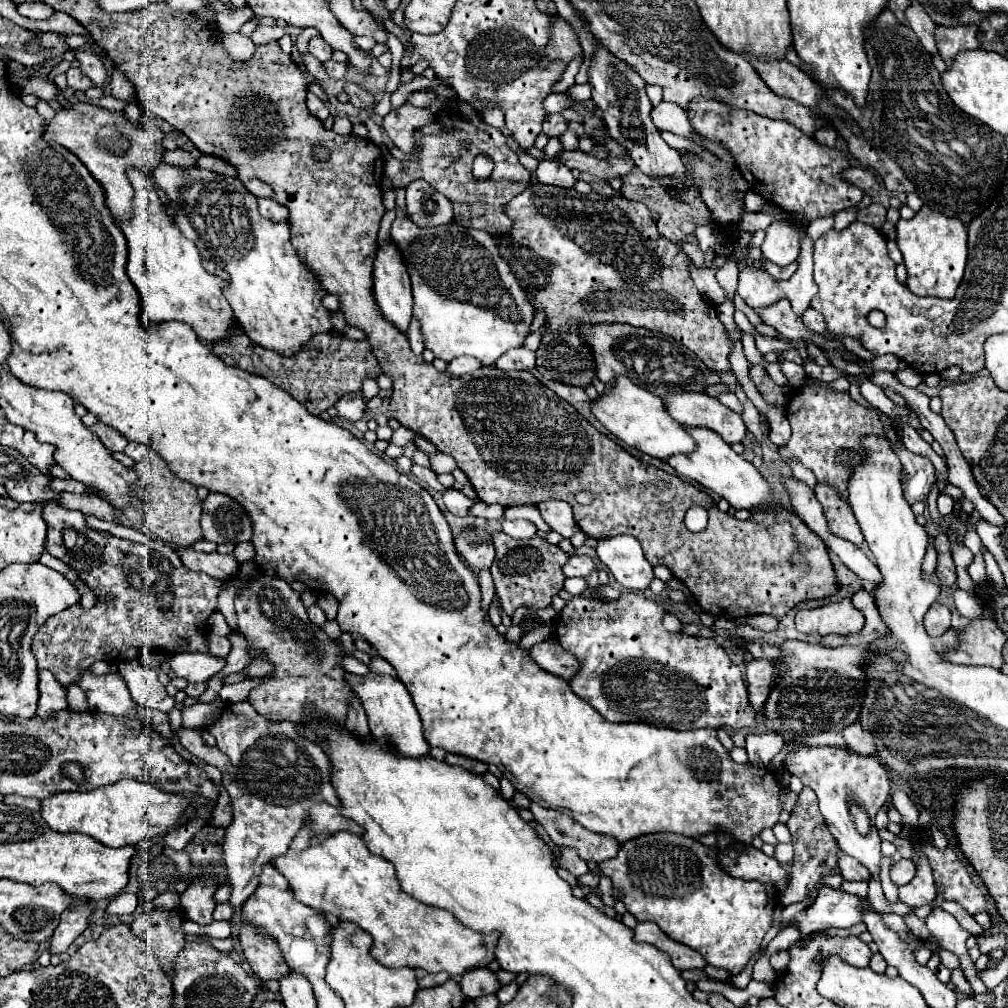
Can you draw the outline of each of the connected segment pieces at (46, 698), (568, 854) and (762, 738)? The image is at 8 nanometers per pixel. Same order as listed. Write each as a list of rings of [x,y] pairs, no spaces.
[[[39,671],[39,709],[37,715],[41,719],[49,719],[57,715],[57,711],[63,711],[69,707],[67,703],[67,687],[57,683],[53,673]]]
[[[561,847],[561,859],[557,861],[559,867],[565,867],[567,871],[571,871],[575,877],[581,877],[583,873],[587,873],[587,863],[577,855],[575,849],[571,847]]]
[[[749,733],[747,735],[747,753],[749,763],[757,763],[759,767],[765,767],[785,745],[785,741],[777,733]]]

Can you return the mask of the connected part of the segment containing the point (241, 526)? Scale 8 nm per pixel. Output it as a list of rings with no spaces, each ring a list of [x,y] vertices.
[[[209,493],[203,501],[201,529],[207,541],[213,543],[243,543],[251,541],[251,521],[245,509],[231,497]]]

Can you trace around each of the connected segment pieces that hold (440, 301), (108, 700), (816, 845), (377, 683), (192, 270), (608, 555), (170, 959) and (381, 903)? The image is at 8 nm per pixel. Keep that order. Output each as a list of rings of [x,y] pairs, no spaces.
[[[397,217],[393,221],[391,239],[403,251],[413,283],[413,315],[421,323],[425,347],[431,349],[435,357],[451,361],[455,357],[469,355],[479,359],[483,365],[493,365],[509,349],[523,347],[535,317],[535,307],[509,265],[501,259],[493,235],[479,229],[467,229],[459,223],[421,229],[411,219]]]
[[[85,669],[81,675],[77,675],[75,685],[79,685],[85,691],[89,707],[93,711],[123,715],[129,719],[141,719],[137,715],[139,705],[131,701],[129,689],[125,687],[125,681],[121,679],[119,671],[95,675],[89,669]]]
[[[803,787],[803,791],[799,793],[797,805],[787,821],[787,829],[793,837],[795,853],[793,853],[793,861],[791,861],[789,887],[781,893],[783,905],[791,905],[791,903],[803,901],[807,897],[815,897],[817,885],[821,883],[821,879],[825,875],[833,873],[833,869],[837,867],[837,841],[825,827],[825,819],[817,807],[817,797],[809,787]]]
[[[367,673],[367,675],[345,675],[353,683],[353,691],[357,691],[357,697],[361,699],[367,719],[369,719],[369,729],[373,737],[391,737],[393,747],[397,749],[399,755],[409,755],[409,757],[421,757],[429,753],[429,745],[423,737],[423,727],[419,713],[411,701],[409,691],[405,685],[393,677],[393,675],[379,675],[379,673]]]
[[[131,169],[127,173],[135,187],[135,215],[129,219],[129,223],[121,223],[119,227],[129,247],[127,277],[141,297],[142,327],[147,329],[149,323],[181,321],[191,325],[197,337],[205,343],[213,345],[221,339],[229,339],[227,333],[235,323],[235,315],[221,293],[227,283],[203,269],[195,243],[183,237],[183,233],[163,213],[161,201],[155,189],[149,185],[145,173],[139,169]]]
[[[631,535],[601,539],[597,555],[613,577],[629,591],[643,591],[653,579],[653,567],[645,559],[639,541]]]
[[[153,909],[131,923],[131,931],[141,937],[149,945],[149,949],[153,949],[153,955],[157,957],[161,969],[169,979],[173,979],[175,975],[175,959],[185,947],[183,921],[185,915],[179,909]]]
[[[339,831],[331,837],[325,837],[319,845],[307,847],[305,851],[287,851],[285,855],[275,859],[275,869],[287,879],[293,895],[307,907],[317,911],[327,911],[335,915],[339,921],[353,921],[365,933],[373,937],[371,955],[381,965],[387,967],[411,967],[411,969],[425,969],[429,973],[447,971],[451,977],[459,977],[471,969],[487,967],[495,959],[495,947],[499,941],[499,933],[481,935],[467,927],[461,927],[457,919],[443,909],[435,909],[429,905],[411,899],[407,893],[399,891],[399,883],[395,879],[395,869],[383,857],[373,855],[359,835]]]

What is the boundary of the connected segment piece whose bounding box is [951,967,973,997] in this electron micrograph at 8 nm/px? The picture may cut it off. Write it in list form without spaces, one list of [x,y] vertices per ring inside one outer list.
[[[959,967],[951,971],[951,981],[953,981],[953,985],[957,987],[957,991],[961,991],[963,995],[969,995],[969,997],[973,997],[973,989],[971,989],[969,981],[965,979],[965,975],[963,975],[963,971],[961,971]]]

